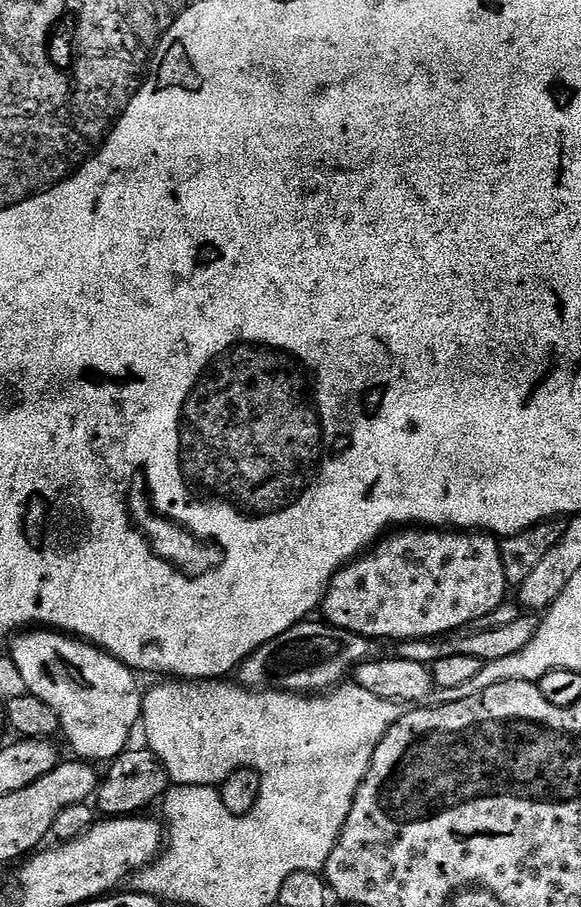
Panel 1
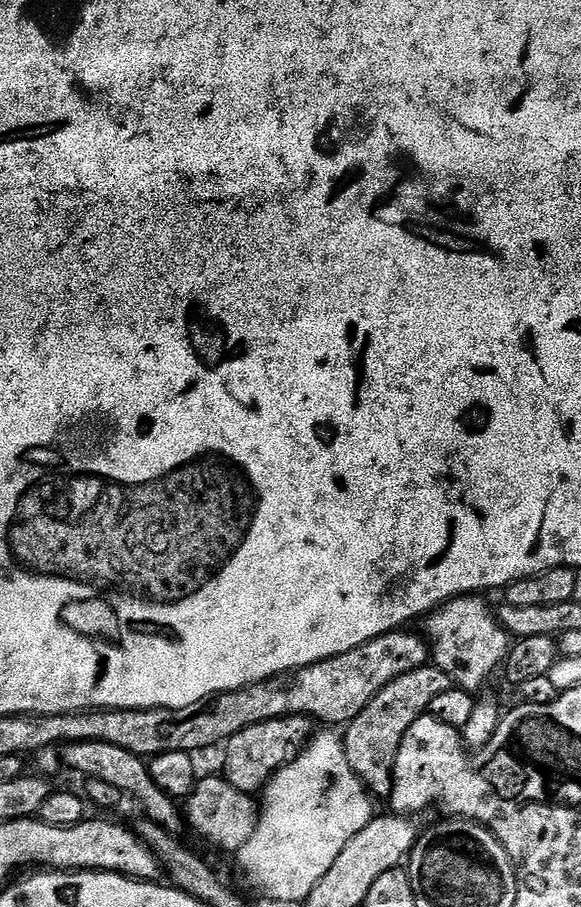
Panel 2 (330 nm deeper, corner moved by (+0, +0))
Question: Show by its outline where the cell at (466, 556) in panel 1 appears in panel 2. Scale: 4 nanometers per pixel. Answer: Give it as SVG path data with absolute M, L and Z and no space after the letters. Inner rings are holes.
M480 594L456 596L428 613L423 631L430 645L430 660L452 679L453 685L466 692L479 693L479 688L507 661L510 637L501 626L494 608Z

